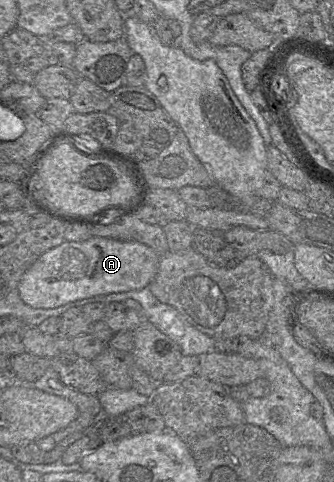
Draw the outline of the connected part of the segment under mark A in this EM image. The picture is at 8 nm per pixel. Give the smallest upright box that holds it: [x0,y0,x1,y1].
[17,236,160,308]

